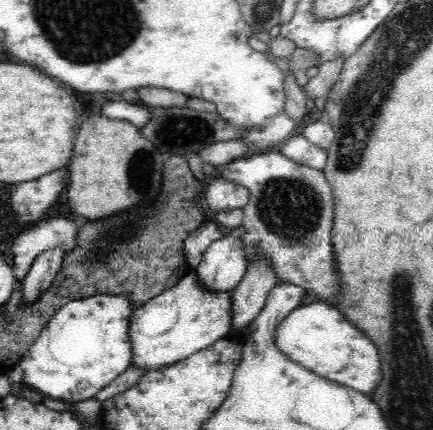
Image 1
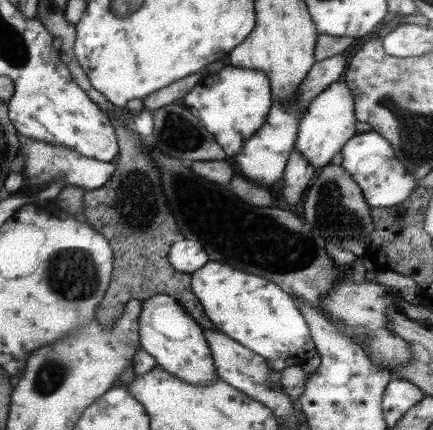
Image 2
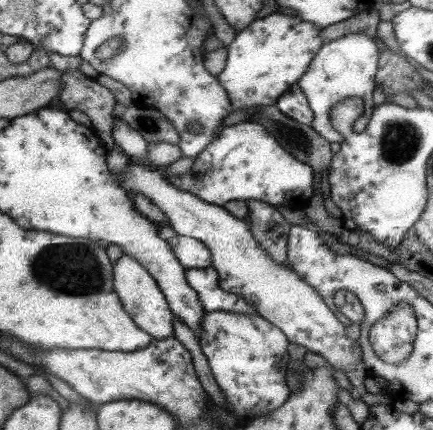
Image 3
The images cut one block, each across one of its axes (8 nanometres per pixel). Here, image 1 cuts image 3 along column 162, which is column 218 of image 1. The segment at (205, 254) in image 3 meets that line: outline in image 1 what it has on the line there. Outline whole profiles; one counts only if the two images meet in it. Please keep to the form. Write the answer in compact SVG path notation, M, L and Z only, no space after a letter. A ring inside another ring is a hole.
M206 220L198 230L194 230L186 240L184 240L184 256L186 262L190 266L190 270L196 270L202 262L202 256L206 252L206 248L220 240L222 236L226 236L224 228L218 226L214 220Z

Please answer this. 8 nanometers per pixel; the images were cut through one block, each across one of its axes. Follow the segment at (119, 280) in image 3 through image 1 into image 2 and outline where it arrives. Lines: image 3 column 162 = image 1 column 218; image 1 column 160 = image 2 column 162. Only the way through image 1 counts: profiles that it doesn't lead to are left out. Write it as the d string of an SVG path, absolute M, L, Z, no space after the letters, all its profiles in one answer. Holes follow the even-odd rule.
M153 294L151 298L143 300L137 328L139 328L141 348L147 354L151 354L157 366L163 368L165 372L193 386L209 386L217 378L213 358L201 326L171 296Z

